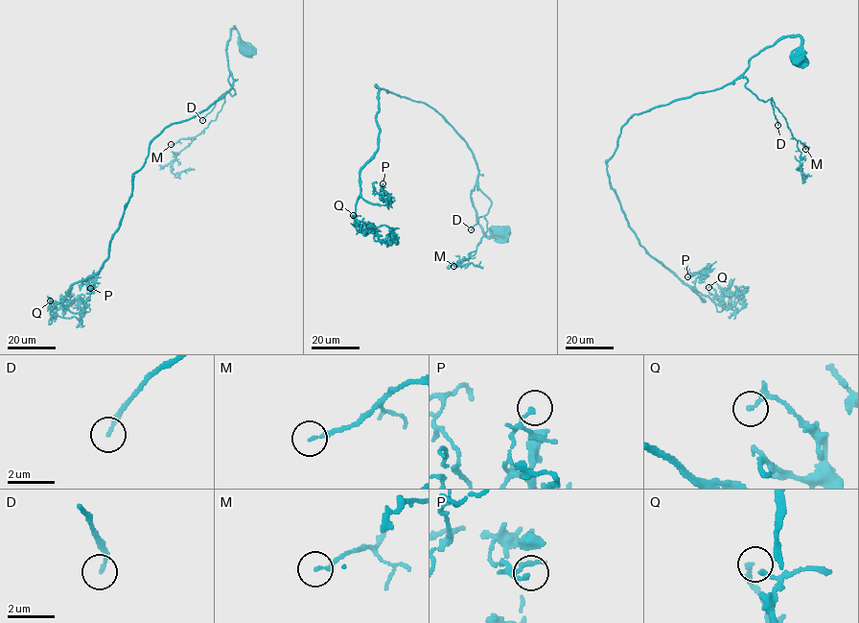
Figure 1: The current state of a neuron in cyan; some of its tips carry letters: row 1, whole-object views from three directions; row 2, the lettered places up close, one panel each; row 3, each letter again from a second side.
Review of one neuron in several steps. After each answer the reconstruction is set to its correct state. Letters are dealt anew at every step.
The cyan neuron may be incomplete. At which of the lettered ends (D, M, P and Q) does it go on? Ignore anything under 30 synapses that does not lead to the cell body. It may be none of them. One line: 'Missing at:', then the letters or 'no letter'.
Missing at: D

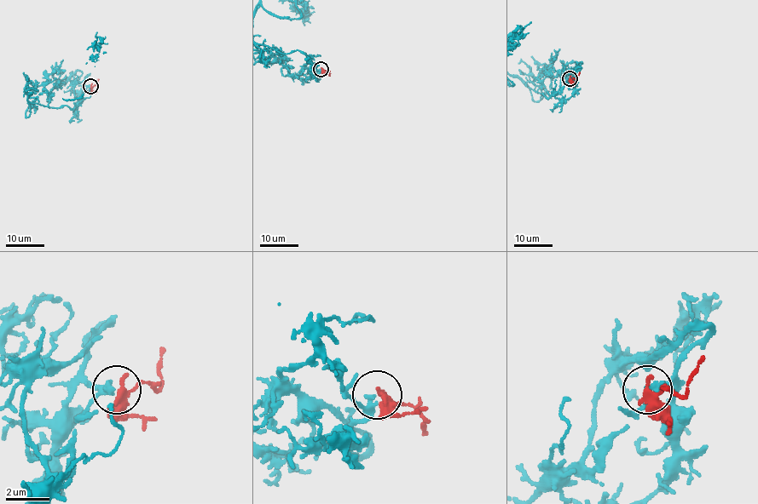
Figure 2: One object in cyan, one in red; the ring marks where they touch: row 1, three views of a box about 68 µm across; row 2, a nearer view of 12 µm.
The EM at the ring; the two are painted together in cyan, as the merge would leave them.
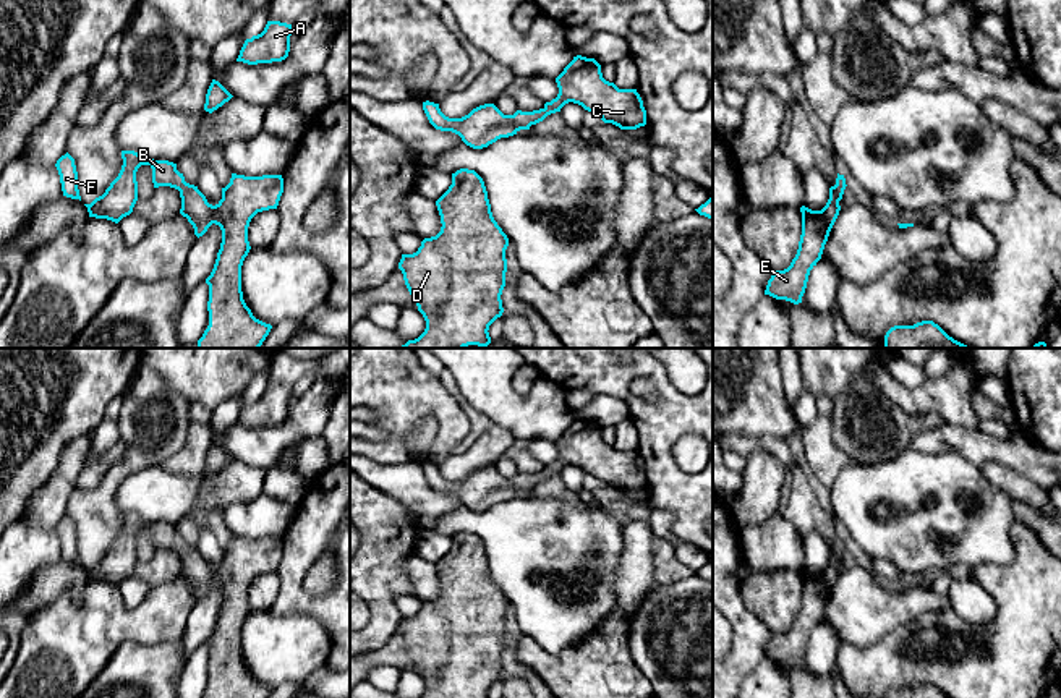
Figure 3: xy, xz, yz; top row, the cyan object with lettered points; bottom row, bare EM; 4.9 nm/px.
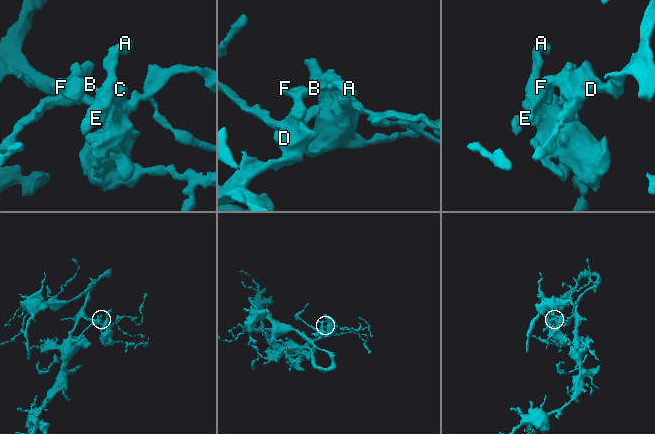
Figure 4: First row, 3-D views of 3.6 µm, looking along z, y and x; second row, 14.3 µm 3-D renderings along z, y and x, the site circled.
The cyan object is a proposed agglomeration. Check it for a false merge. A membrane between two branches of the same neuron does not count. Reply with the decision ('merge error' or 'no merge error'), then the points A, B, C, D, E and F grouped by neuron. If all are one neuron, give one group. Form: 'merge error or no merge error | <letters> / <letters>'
no merge error | A B C D E F

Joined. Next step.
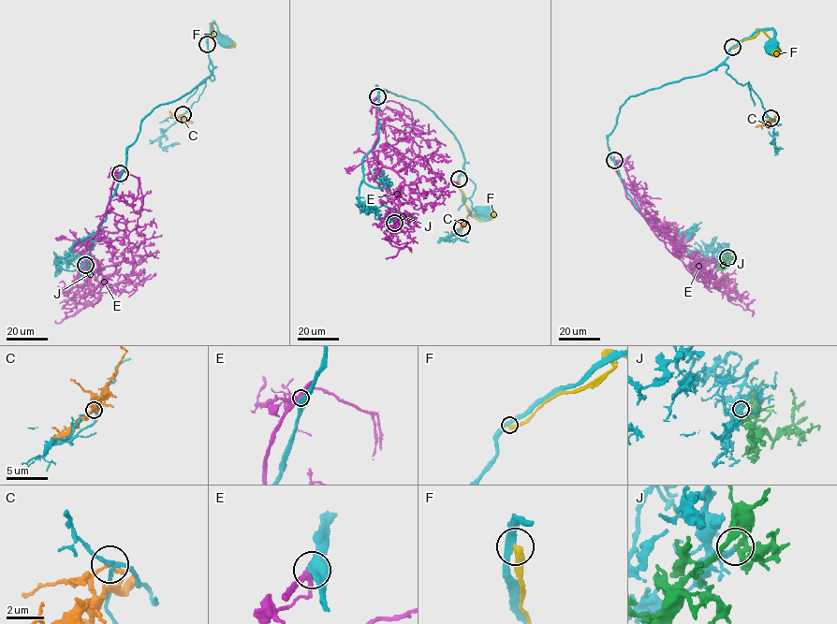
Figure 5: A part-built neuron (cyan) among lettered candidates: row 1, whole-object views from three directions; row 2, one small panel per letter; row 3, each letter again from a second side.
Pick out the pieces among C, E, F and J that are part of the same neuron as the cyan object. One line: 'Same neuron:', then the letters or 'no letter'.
Same neuron: J

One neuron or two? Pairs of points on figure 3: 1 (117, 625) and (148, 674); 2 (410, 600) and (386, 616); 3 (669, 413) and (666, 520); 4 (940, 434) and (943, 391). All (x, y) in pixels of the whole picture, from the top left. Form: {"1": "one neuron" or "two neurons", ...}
{"1": "two neurons", "2": "two neurons", "3": "two neurons", "4": "two neurons"}

